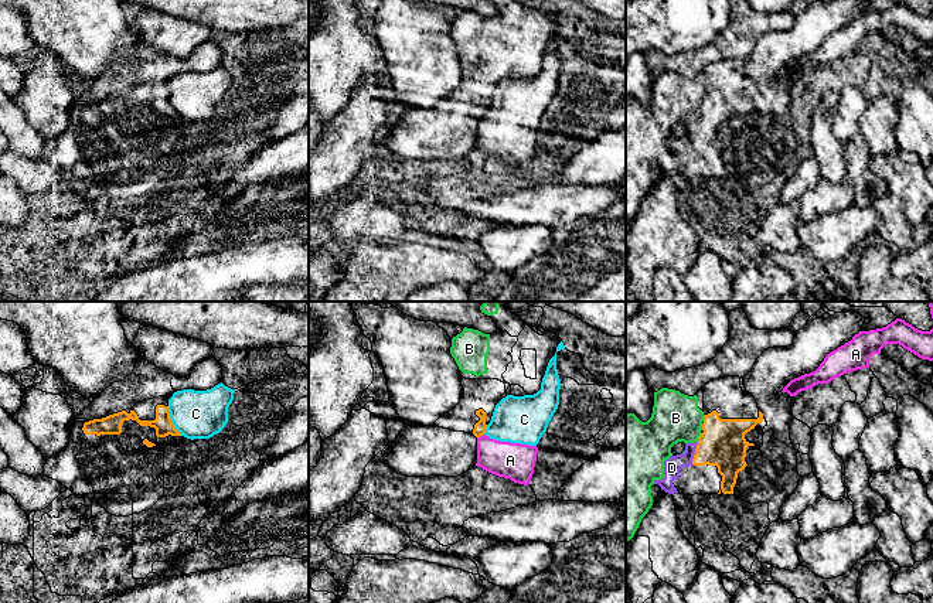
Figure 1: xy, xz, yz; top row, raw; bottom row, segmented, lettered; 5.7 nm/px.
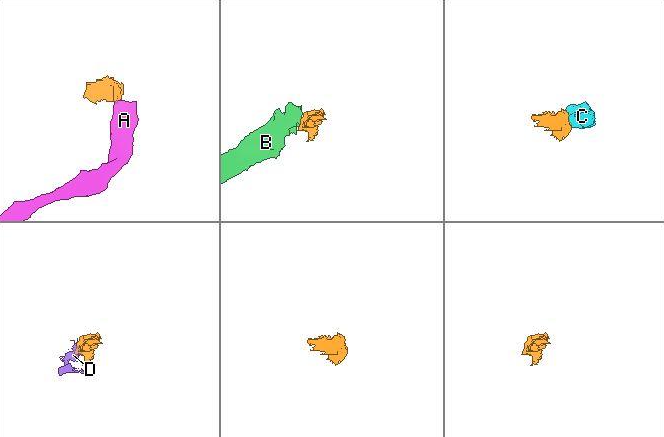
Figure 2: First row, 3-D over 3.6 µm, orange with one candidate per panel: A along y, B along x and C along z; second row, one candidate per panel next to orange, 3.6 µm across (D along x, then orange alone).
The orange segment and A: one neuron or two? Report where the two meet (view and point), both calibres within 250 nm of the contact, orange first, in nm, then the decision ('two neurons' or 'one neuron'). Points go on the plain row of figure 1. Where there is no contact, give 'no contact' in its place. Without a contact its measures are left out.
meets orange in xz at (480, 118); 70 nm thick on the orange side, 200 nm on the other; two neurons

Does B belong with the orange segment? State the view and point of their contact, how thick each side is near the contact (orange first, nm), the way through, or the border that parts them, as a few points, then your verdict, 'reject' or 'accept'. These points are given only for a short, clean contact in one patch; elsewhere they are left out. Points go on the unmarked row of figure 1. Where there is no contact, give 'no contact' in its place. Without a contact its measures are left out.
yz (698, 121) | 260/280 nm | accept

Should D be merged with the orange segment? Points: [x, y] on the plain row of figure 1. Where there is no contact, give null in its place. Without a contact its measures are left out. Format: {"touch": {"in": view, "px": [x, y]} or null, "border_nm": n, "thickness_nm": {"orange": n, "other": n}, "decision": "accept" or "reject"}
{"touch": {"in": "yz", "px": [695, 136]}, "border_nm": 140, "thickness_nm": {"orange": 260, "other": 100}, "decision": "accept"}

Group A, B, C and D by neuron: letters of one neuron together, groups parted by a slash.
A C / B D

